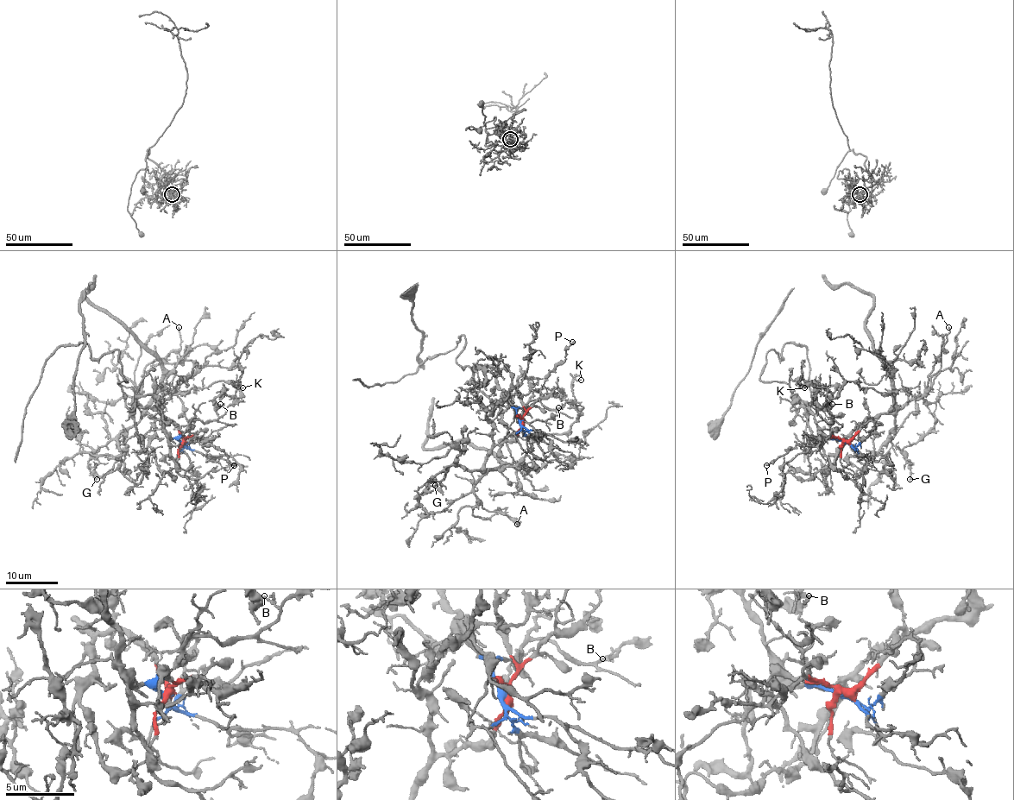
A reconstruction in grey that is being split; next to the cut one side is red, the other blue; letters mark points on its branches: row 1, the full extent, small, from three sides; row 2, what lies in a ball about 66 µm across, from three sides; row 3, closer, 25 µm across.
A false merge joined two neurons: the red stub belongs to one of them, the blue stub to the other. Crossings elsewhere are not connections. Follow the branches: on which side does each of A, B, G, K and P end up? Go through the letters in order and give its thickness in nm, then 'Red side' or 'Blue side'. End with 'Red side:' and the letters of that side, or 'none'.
A: Thickness 160 nm. Red side
B: Thickness 130 nm. Blue side
G: Thickness 150 nm. Red side
K: Thickness 150 nm. Blue side
P: Thickness 170 nm. Red side
Red side: A, G, P

